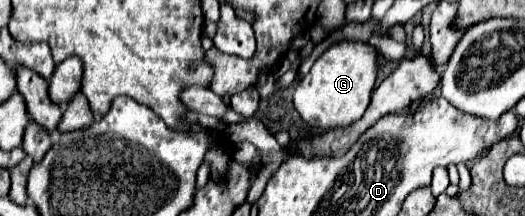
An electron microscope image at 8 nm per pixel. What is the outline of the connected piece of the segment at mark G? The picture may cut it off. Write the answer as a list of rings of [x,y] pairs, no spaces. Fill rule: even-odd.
[[[341,40],[329,50],[325,50],[309,70],[309,74],[299,82],[293,92],[293,108],[301,114],[307,124],[317,124],[319,128],[339,128],[349,126],[365,112],[369,106],[375,80],[377,80],[377,56],[379,52],[367,42]]]

